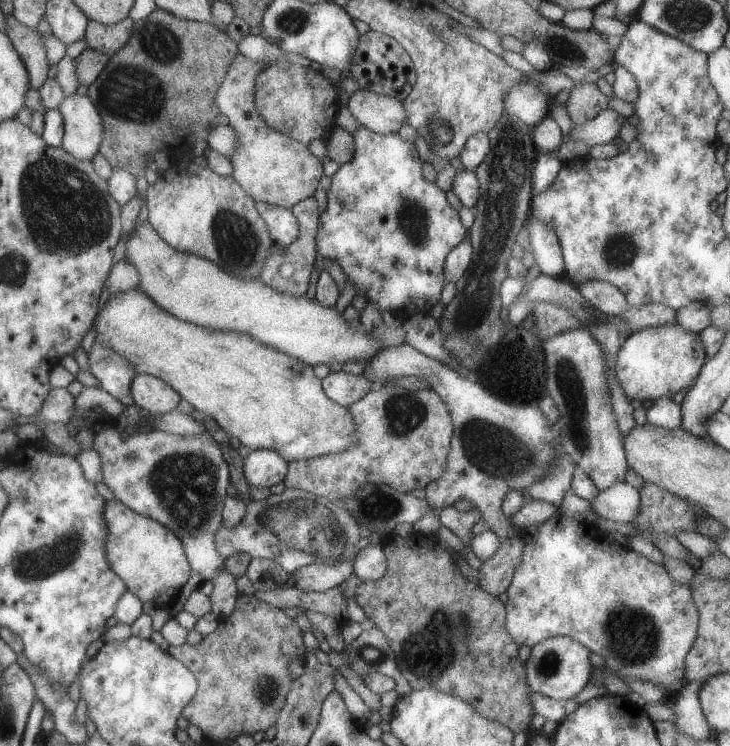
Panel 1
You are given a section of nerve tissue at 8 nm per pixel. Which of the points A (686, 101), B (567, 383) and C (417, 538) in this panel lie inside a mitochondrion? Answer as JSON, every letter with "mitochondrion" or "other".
{"A":"other","B":"mitochondrion","C":"other"}

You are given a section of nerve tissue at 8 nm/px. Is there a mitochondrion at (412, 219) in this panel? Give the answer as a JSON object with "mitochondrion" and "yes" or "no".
{"mitochondrion":"yes"}

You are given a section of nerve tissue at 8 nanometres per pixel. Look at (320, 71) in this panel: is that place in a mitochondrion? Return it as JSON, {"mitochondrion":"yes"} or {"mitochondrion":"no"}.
{"mitochondrion":"no"}

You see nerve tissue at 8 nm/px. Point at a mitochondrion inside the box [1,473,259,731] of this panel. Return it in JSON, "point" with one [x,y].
{"point":[34,566]}

